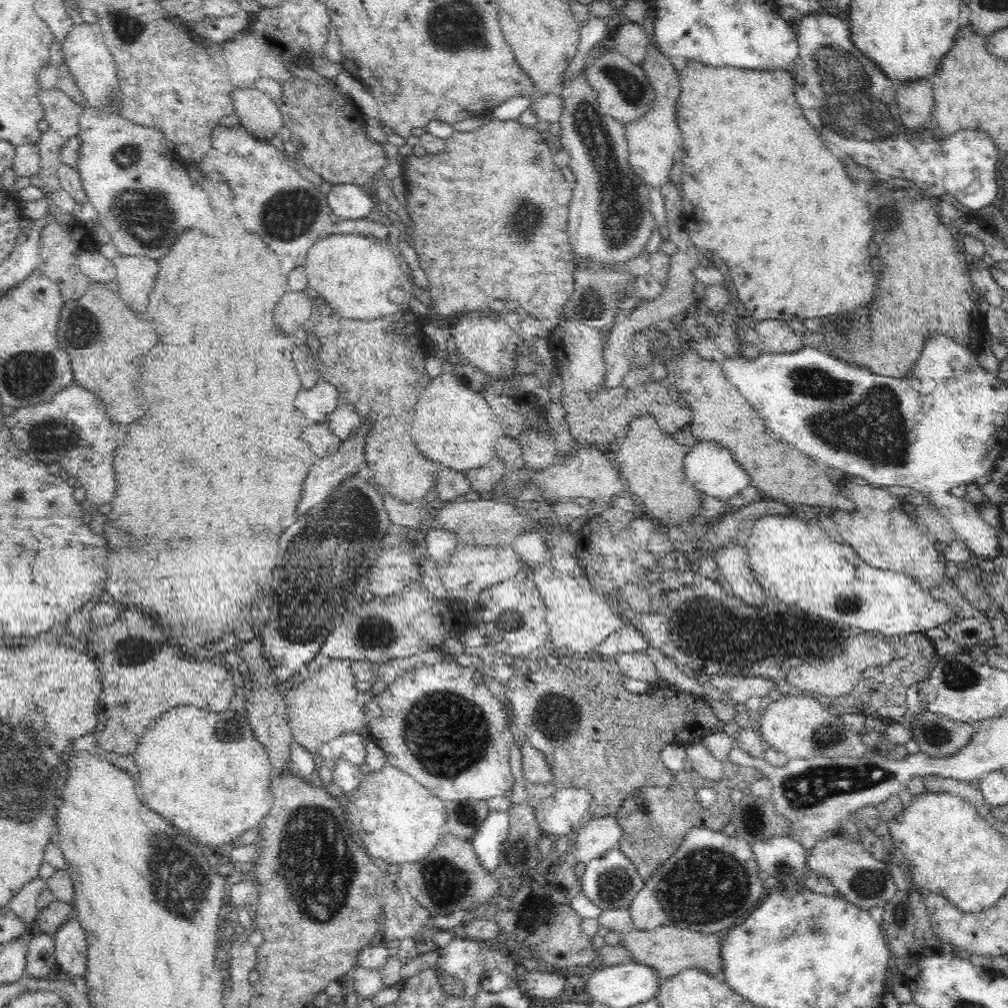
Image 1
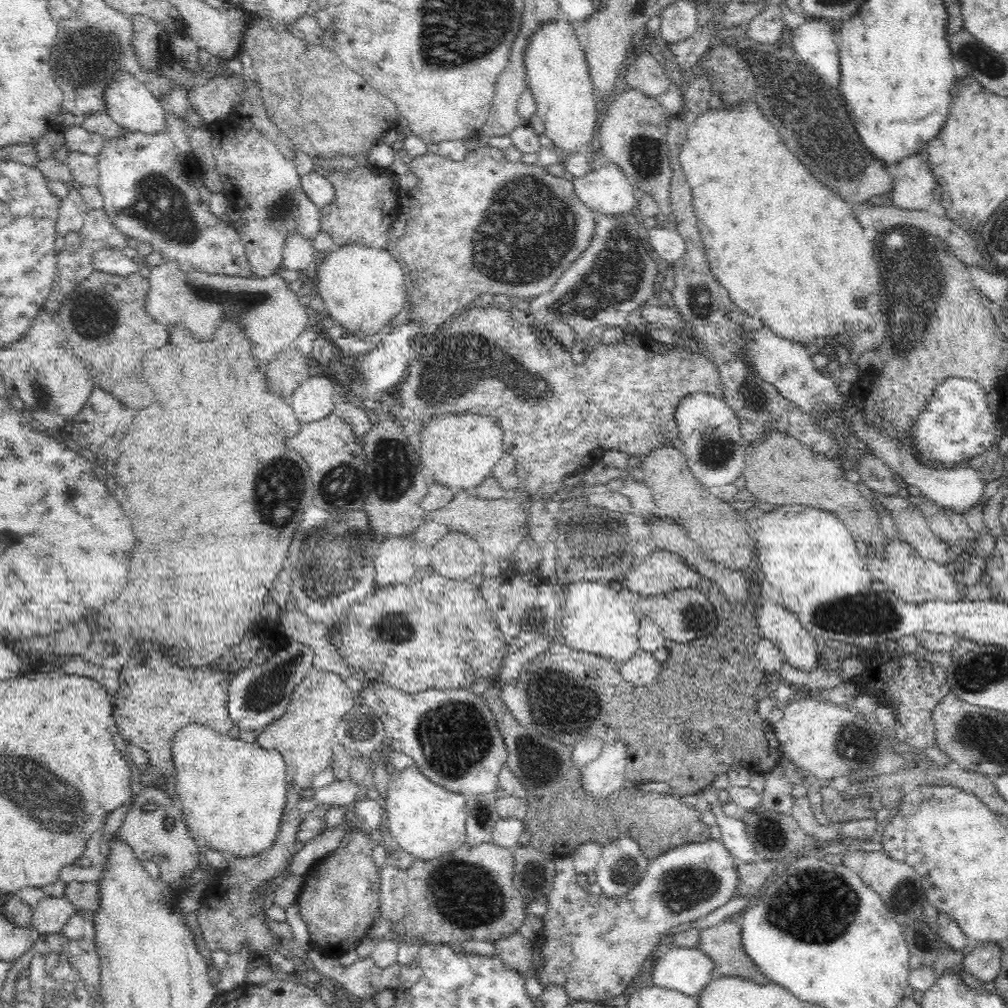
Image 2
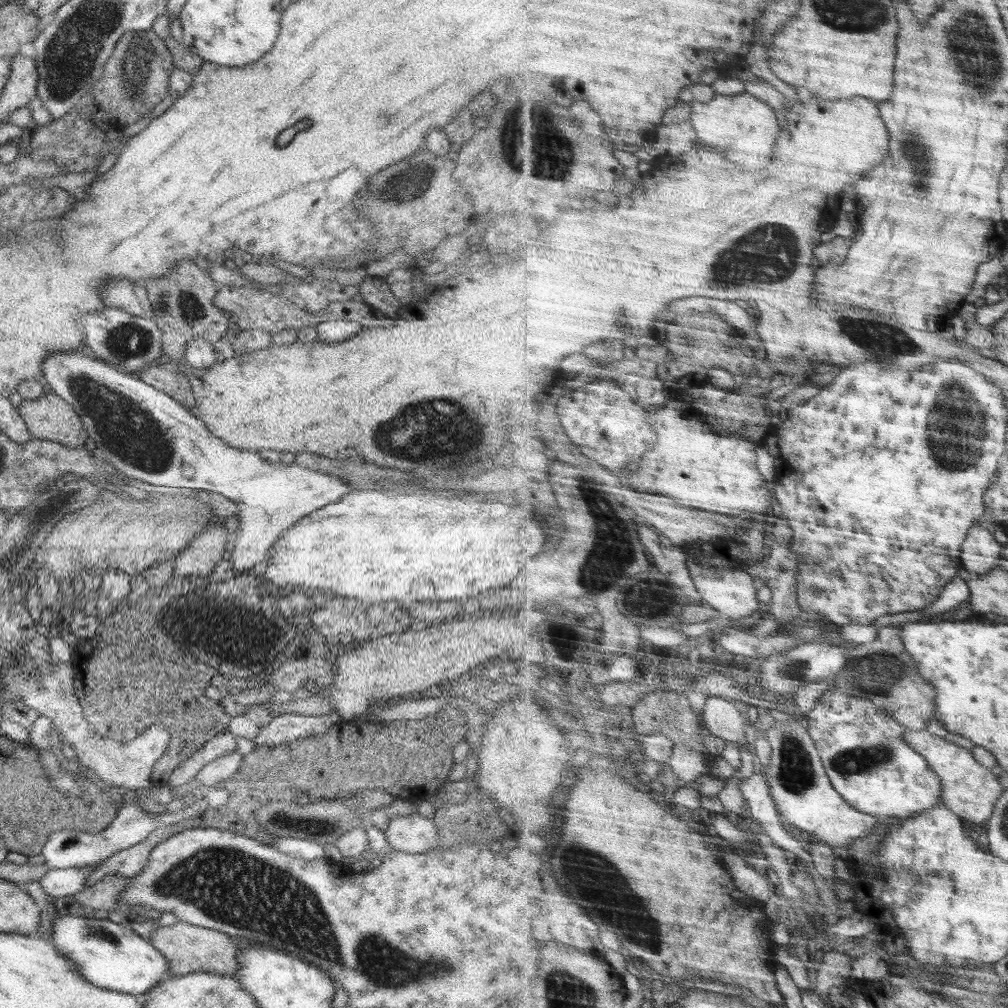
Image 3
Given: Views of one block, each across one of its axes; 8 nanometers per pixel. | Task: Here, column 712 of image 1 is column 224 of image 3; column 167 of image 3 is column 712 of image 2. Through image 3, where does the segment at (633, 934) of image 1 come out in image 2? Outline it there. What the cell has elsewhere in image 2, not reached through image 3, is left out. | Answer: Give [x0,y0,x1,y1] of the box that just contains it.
[696,920,764,982]

